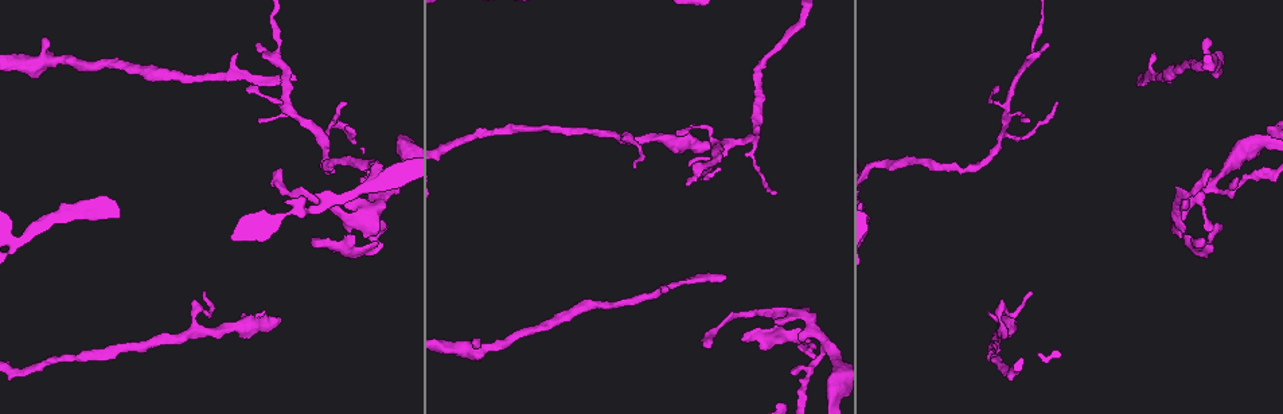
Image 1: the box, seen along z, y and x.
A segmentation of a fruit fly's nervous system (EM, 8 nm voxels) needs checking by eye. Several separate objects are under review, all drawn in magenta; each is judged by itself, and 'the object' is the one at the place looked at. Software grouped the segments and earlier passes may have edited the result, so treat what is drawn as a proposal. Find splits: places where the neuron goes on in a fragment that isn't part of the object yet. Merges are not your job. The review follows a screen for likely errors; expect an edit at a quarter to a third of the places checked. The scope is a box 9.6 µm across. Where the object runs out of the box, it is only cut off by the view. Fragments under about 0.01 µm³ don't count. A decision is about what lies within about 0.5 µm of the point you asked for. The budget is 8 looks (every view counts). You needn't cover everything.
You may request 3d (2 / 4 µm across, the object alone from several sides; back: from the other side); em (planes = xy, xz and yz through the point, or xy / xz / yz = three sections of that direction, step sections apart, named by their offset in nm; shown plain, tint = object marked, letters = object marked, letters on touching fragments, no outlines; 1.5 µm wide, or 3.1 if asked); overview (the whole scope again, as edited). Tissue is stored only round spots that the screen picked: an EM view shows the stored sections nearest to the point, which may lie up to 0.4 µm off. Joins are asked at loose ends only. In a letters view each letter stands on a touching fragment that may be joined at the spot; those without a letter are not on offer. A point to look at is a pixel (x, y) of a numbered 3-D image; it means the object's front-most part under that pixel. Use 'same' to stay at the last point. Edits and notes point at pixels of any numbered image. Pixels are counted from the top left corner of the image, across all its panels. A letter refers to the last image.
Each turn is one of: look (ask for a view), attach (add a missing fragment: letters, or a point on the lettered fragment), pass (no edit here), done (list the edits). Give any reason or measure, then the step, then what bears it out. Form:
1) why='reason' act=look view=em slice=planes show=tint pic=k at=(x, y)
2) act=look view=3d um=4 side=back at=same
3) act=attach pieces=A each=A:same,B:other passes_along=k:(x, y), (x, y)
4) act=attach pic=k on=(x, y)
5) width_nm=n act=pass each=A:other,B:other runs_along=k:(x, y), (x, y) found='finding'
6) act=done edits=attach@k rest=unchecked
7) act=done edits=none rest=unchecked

act=look view=em slice=planes show=letters pic=1 at=(203, 291)

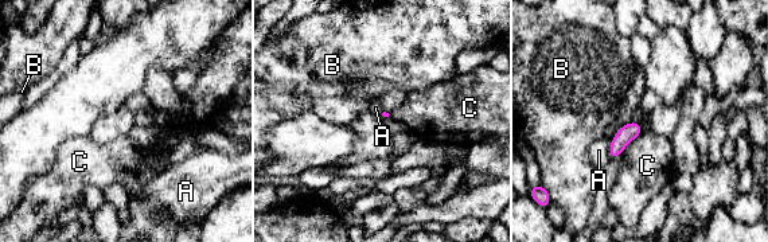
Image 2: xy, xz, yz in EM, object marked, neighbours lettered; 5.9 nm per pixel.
act=pass each=A:other,B:other,C:other found='no lettered fragment goes on from it'

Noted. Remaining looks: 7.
why='stops while still wide' act=look view=3d um=4 pic=1 at=(280, 318)

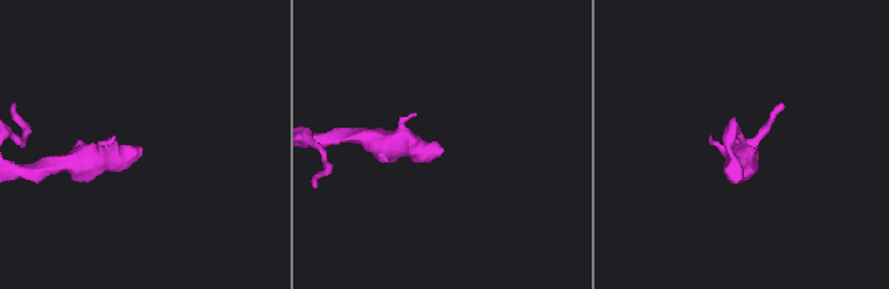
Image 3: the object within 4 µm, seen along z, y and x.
act=look view=em slice=planes show=letters pic=3 at=(142, 147)

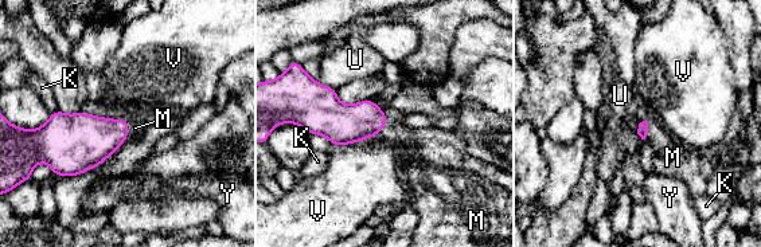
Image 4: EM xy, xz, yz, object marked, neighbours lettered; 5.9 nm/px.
act=attach pieces=M each=K:other,M:same,U:other,V:other,Y:other passes_along=4:(88, 140), (128, 129), (135, 128) found='it goes on there'

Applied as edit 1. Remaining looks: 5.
act=look view=overview

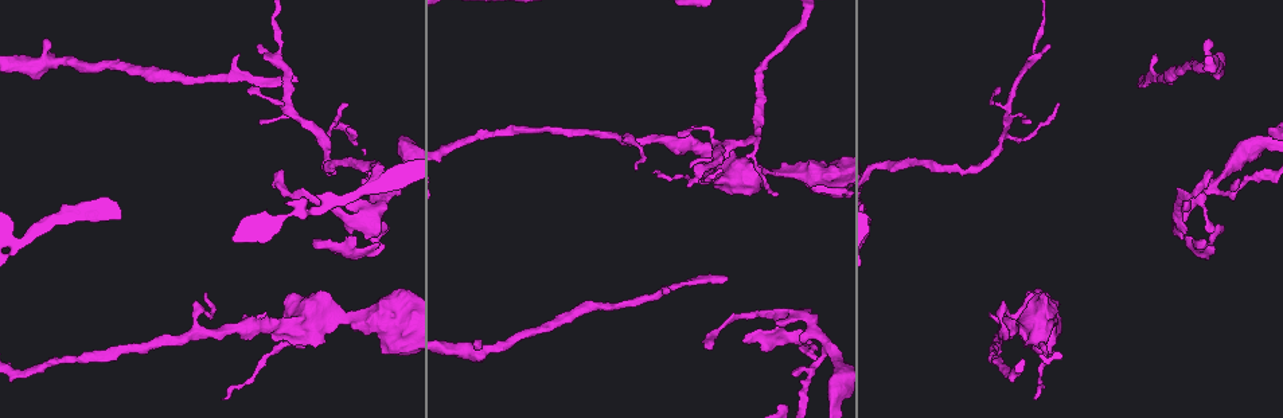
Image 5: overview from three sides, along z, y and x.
why='branch stops here' act=look view=3d um=4 pic=5 at=(682, 131)

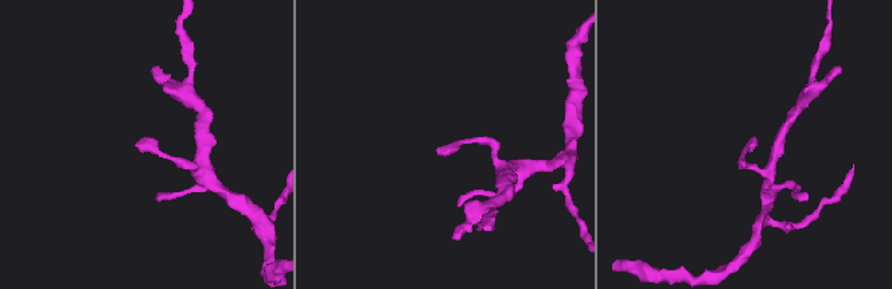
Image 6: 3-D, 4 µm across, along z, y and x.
why='need the tissue' act=look view=em slice=planes show=letters pic=6 at=(750, 145)

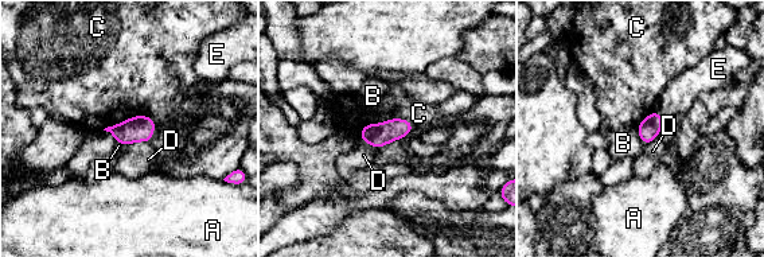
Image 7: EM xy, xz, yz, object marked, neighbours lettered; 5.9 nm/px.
width_nm=130 act=pass each=A:other,B:other,C:other,D:other,E:other border=7:(392, 117), (371, 124) found='none of them fits'

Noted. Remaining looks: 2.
act=done edits=attach@4 rest=unchecked

